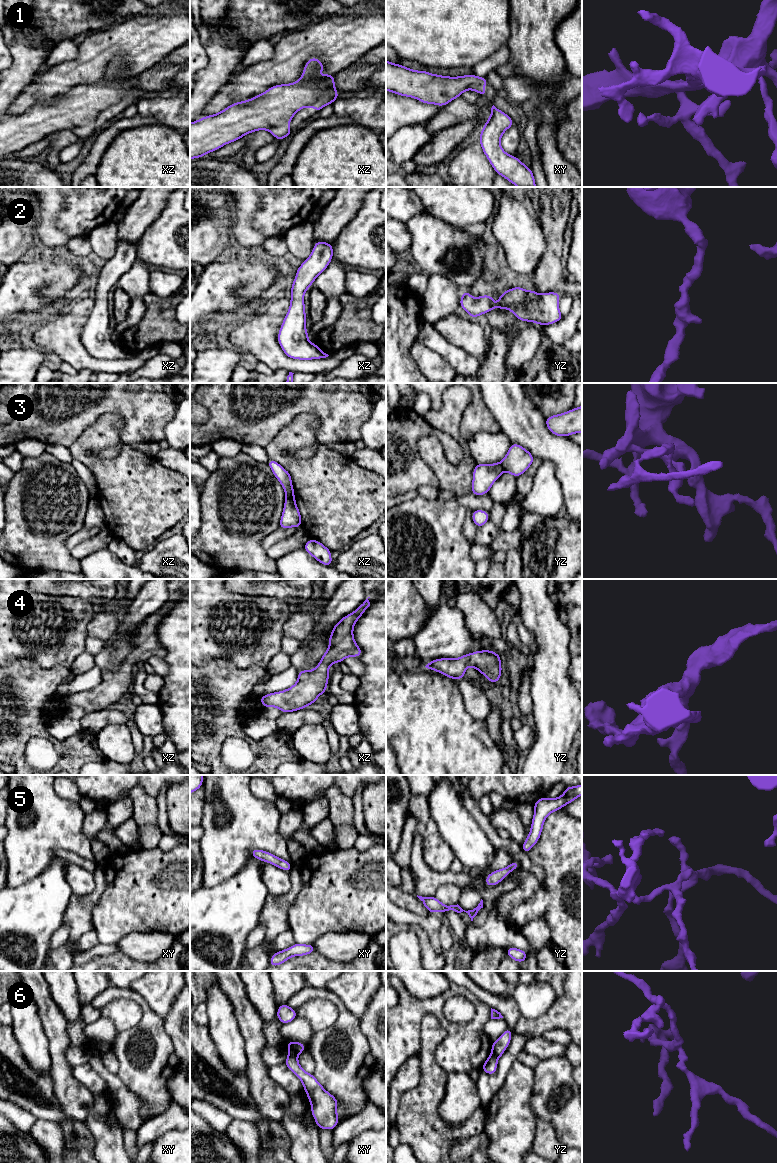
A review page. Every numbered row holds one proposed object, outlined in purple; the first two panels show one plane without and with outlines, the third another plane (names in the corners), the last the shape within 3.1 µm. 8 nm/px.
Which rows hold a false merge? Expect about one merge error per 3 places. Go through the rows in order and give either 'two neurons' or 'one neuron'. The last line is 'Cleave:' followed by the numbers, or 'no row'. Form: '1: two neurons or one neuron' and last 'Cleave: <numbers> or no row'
1: one neuron
2: one neuron
3: two neurons
4: one neuron
5: one neuron
6: two neurons
Cleave: 3, 6

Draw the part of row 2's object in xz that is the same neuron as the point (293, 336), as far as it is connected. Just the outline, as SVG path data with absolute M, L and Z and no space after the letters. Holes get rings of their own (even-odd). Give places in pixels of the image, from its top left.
M317 241L311 255L297 268L291 286L290 308L284 316L284 322L277 336L284 354L291 359L312 360L329 356L315 343L310 343L308 340L304 294L314 280L328 267L332 258L333 245Z

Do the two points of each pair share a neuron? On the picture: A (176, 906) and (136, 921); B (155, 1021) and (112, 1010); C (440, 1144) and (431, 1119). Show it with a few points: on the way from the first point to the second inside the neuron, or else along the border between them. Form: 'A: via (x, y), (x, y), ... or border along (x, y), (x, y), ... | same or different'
A: via (166, 906), (151, 906), (146, 911) | same
B: border along (132, 999), (141, 1008), (141, 1019), (121, 1030) | different
C: via (434, 1138), (431, 1135), (431, 1125) | same

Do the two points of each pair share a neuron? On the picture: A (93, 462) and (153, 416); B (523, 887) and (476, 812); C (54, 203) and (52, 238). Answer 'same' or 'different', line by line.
A: different
B: different
C: same

